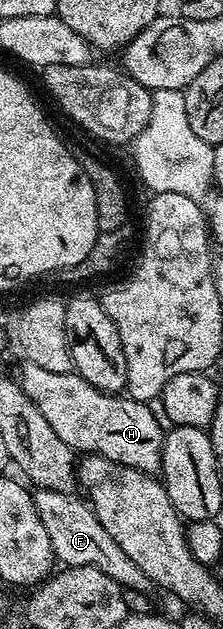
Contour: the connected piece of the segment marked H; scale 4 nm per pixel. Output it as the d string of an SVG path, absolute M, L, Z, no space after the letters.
M27 361L21 364L20 388L38 405L38 413L46 417L50 429L54 429L73 452L101 455L118 465L143 471L145 475L155 476L159 472L166 431L160 428L161 416L157 412L156 416L149 404L130 399L124 393L100 391L72 371L50 373L50 369L42 369L42 365Z

